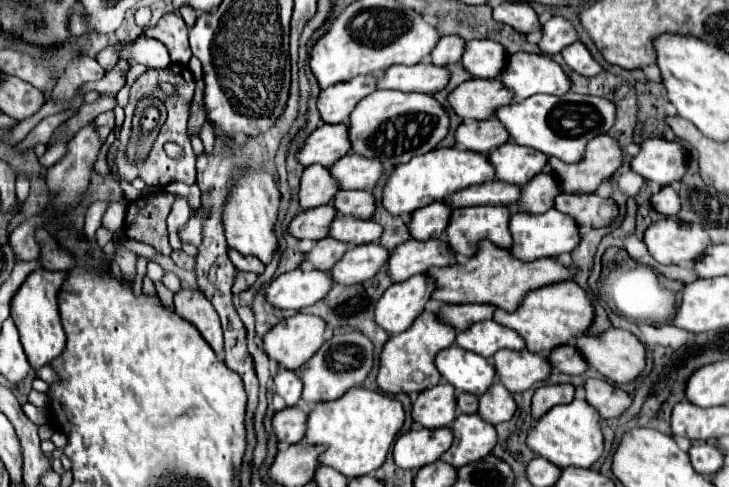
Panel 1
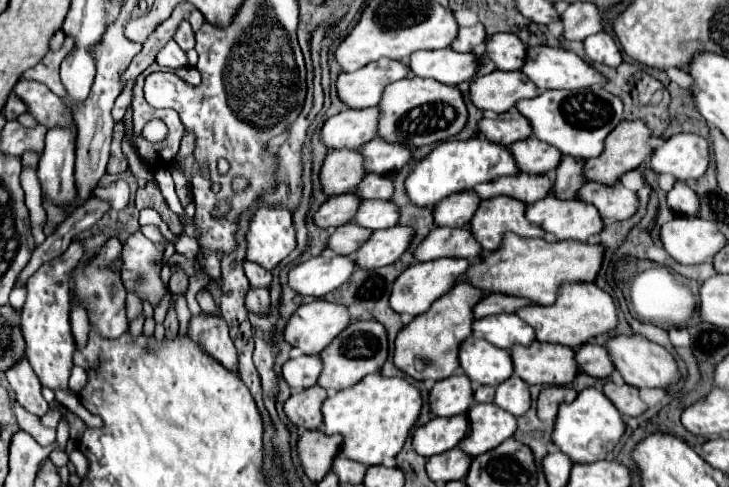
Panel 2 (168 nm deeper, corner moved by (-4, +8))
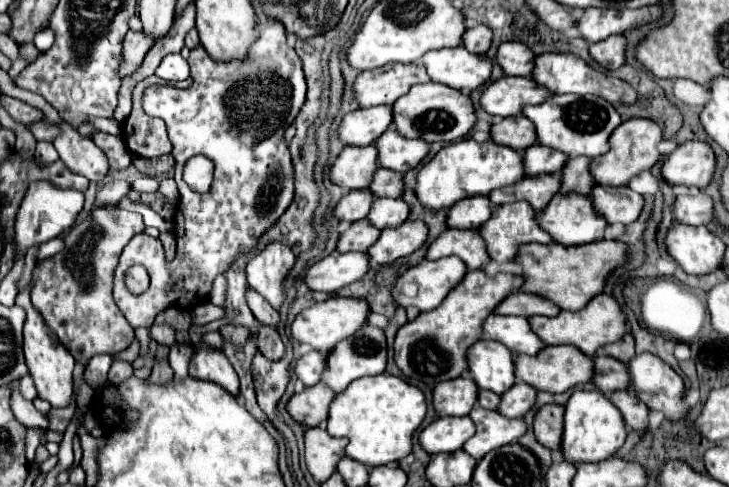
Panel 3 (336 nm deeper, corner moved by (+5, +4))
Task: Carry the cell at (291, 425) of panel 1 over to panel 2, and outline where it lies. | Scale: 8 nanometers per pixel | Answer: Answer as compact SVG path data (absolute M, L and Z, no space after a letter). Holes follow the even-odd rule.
M319 385L303 389L299 393L293 393L287 401L285 401L285 415L289 417L289 421L299 429L319 429L323 423L321 417L321 403L327 399L327 391Z

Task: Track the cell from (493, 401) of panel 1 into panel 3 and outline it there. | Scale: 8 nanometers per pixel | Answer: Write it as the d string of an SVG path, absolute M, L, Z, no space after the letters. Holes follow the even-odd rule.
M518 381L512 391L506 391L502 395L502 403L498 407L500 413L504 413L506 417L524 417L536 403L536 389L532 385L526 385L522 381Z

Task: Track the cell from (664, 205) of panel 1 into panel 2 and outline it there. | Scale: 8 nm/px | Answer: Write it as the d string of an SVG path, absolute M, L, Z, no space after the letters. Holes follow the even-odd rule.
M677 181L671 191L667 191L667 205L673 213L679 215L695 215L699 209L697 193L687 187L683 181Z

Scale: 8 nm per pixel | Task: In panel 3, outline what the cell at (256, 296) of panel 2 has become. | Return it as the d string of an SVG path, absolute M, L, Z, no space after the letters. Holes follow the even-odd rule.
M262 325L258 331L258 349L270 361L280 361L284 357L284 351L286 351L276 329L266 327L266 325Z

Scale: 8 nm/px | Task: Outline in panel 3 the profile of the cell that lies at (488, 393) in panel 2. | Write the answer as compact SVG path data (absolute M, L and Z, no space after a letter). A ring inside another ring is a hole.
M478 391L478 403L480 403L484 409L498 409L500 397L492 391Z

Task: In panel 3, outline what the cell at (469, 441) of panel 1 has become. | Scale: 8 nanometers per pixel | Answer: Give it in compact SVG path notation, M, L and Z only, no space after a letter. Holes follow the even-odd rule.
M474 407L470 417L476 423L476 433L464 443L464 451L478 461L486 453L518 441L528 429L522 419L508 419L498 411L488 411L482 407Z

